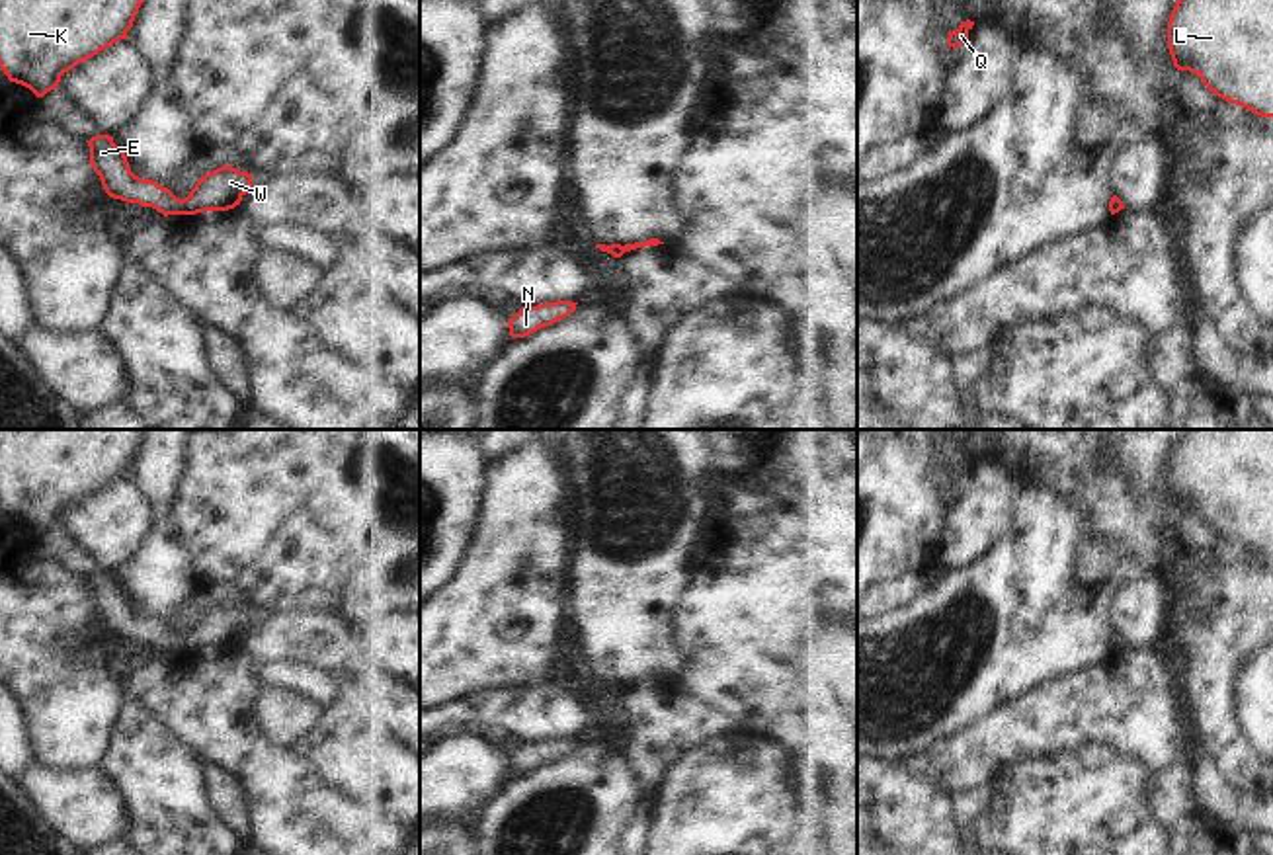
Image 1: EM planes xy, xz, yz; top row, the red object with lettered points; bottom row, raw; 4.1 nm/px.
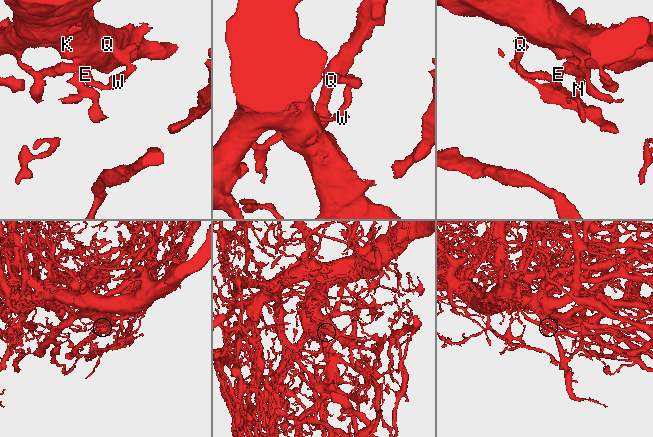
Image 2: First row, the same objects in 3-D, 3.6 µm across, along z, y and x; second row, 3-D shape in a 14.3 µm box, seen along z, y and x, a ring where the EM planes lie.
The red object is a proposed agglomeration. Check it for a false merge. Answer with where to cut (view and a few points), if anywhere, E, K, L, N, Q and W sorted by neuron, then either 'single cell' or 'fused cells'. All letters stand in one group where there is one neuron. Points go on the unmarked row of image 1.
no cut | E K L N Q W | single cell

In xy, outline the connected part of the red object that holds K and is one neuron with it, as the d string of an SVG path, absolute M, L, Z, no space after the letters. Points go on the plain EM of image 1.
M0 429L0 506L43 535L64 509L127 476L143 435L144 429Z

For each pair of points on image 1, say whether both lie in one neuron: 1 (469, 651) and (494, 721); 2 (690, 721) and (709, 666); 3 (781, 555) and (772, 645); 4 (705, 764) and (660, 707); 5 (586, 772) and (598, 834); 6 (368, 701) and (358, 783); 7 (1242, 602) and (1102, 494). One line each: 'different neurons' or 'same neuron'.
1: different neurons
2: different neurons
3: same neuron
4: different neurons
5: same neuron
6: different neurons
7: different neurons

